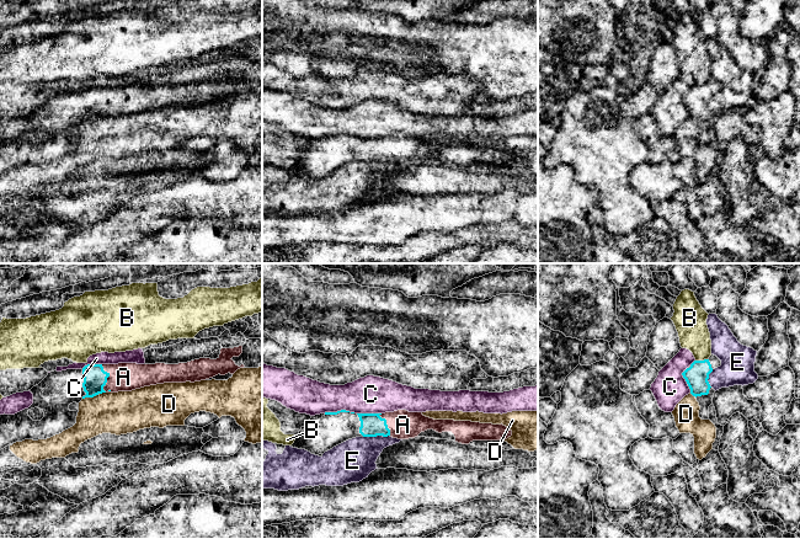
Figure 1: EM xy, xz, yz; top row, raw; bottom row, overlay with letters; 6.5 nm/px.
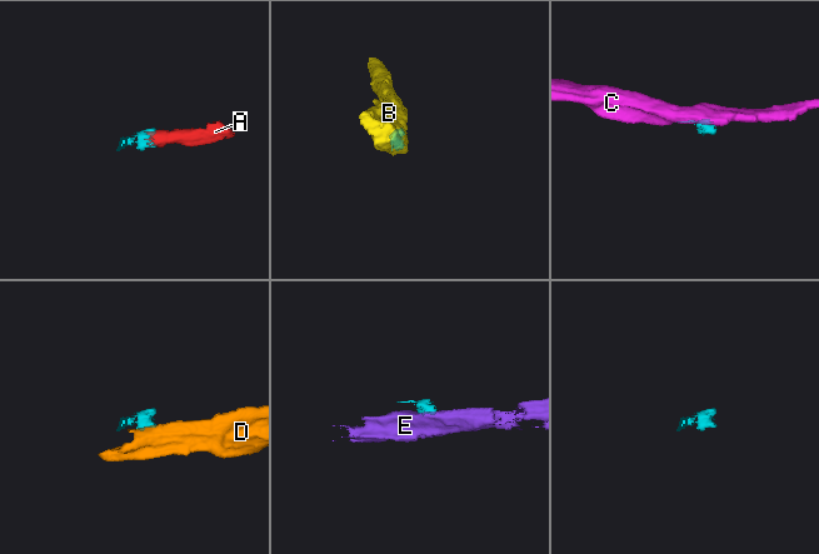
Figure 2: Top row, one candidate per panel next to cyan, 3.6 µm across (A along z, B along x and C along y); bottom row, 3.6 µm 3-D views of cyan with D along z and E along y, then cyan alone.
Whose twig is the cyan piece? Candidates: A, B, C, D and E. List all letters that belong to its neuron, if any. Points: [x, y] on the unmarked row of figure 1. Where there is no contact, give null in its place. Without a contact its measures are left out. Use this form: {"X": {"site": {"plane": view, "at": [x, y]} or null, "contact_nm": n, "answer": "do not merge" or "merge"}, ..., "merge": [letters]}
{"A": {"site": {"plane": "xy", "at": [106, 105]}, "contact_nm": 190, "answer": "merge"}, "B": {"site": {"plane": "yz", "at": [700, 85]}, "contact_nm": 80, "answer": "do not merge"}, "C": {"site": {"plane": "yz", "at": [684, 102]}, "contact_nm": 170, "answer": "do not merge"}, "D": {"site": {"plane": "xy", "at": [94, 119]}, "contact_nm": 160, "answer": "do not merge"}, "E": {"site": {"plane": "xz", "at": [376, 160]}, "contact_nm": 180, "answer": "do not merge"}, "merge": ["A"]}

